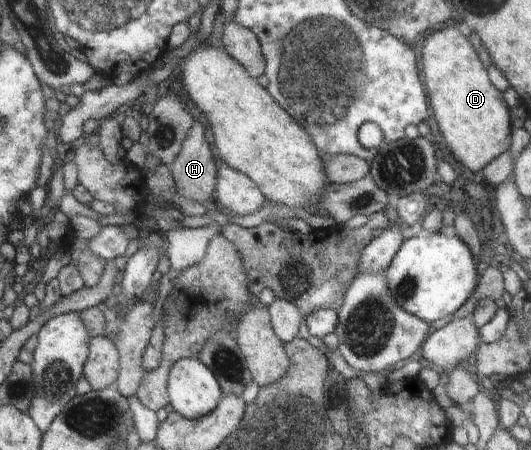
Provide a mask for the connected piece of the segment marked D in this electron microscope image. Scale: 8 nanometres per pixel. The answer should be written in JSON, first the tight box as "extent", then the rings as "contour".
{"extent":[422,25,512,176],"contour":[[[458,25],[441,28],[425,38],[424,46],[422,46],[422,68],[424,68],[428,96],[431,96],[432,112],[444,136],[444,142],[457,162],[479,176],[481,169],[500,156],[510,146],[510,140],[512,140],[510,116],[508,116],[509,106],[506,106],[504,96],[490,84],[480,58],[476,56],[470,42],[460,34]]]}

